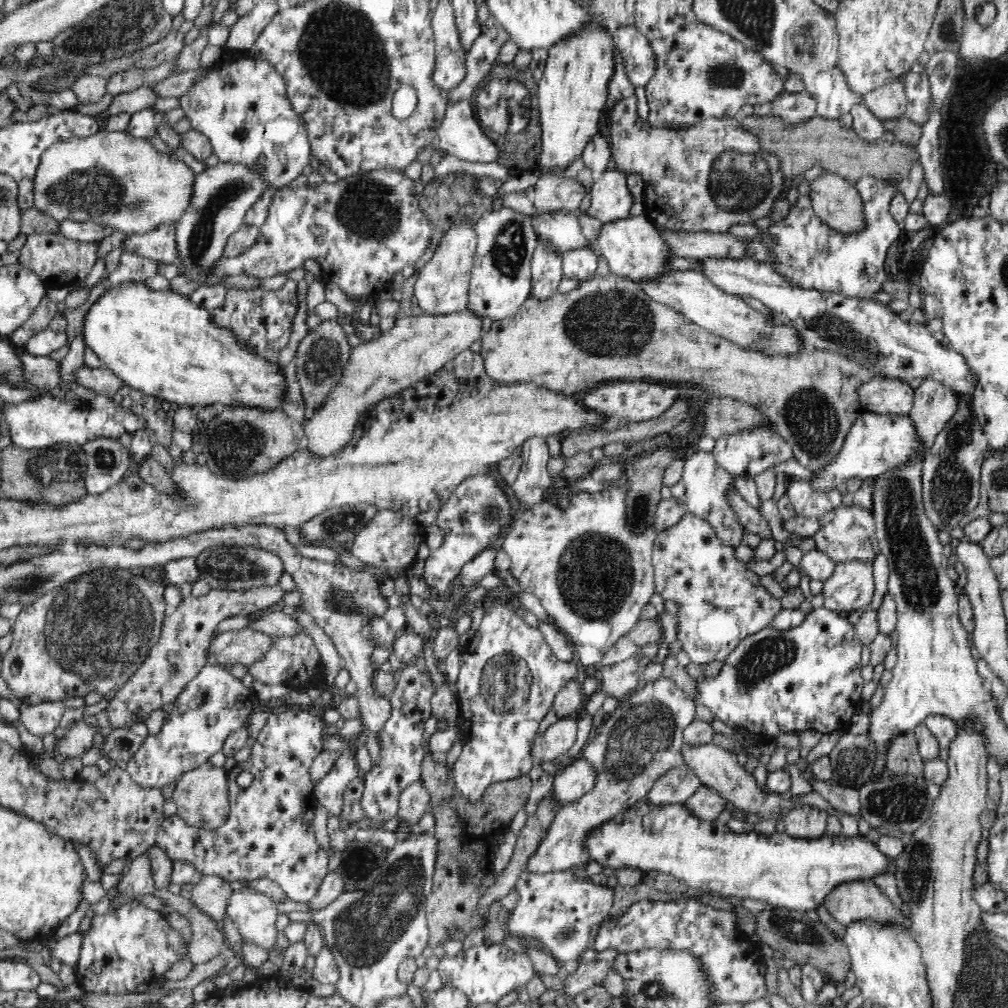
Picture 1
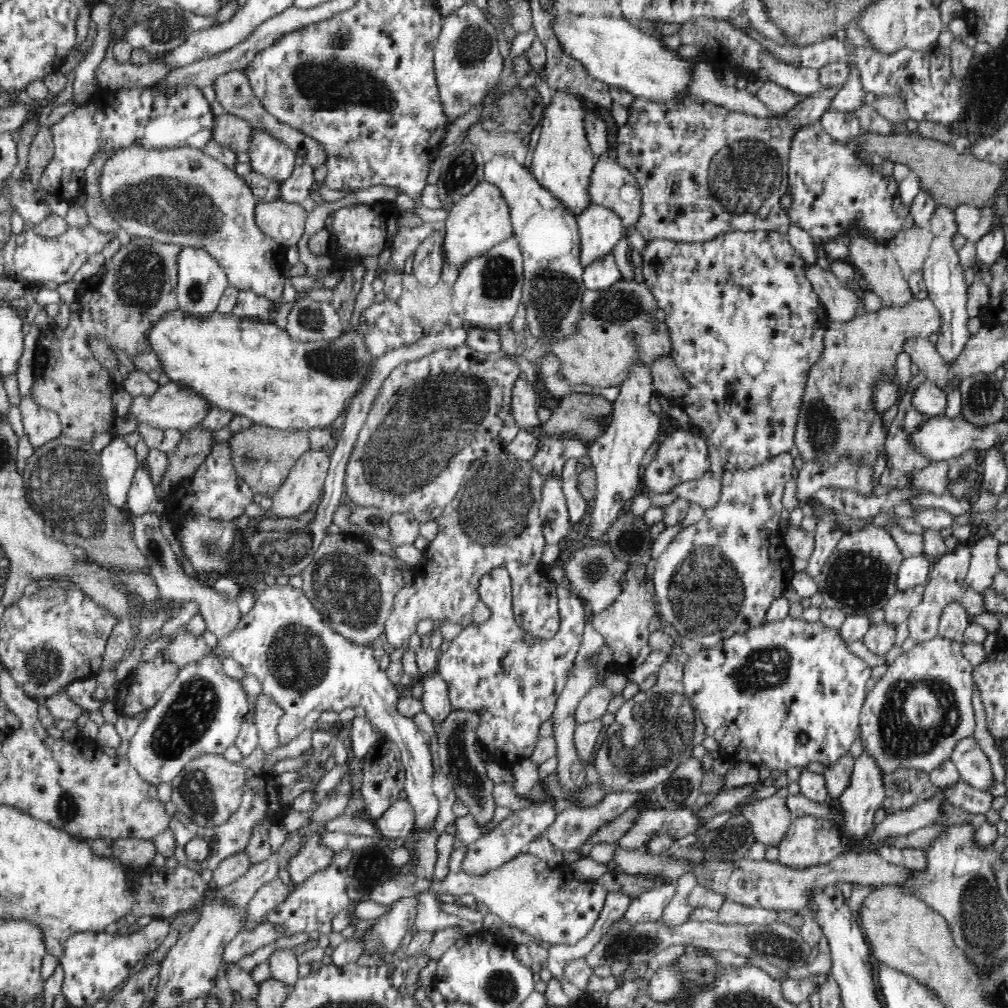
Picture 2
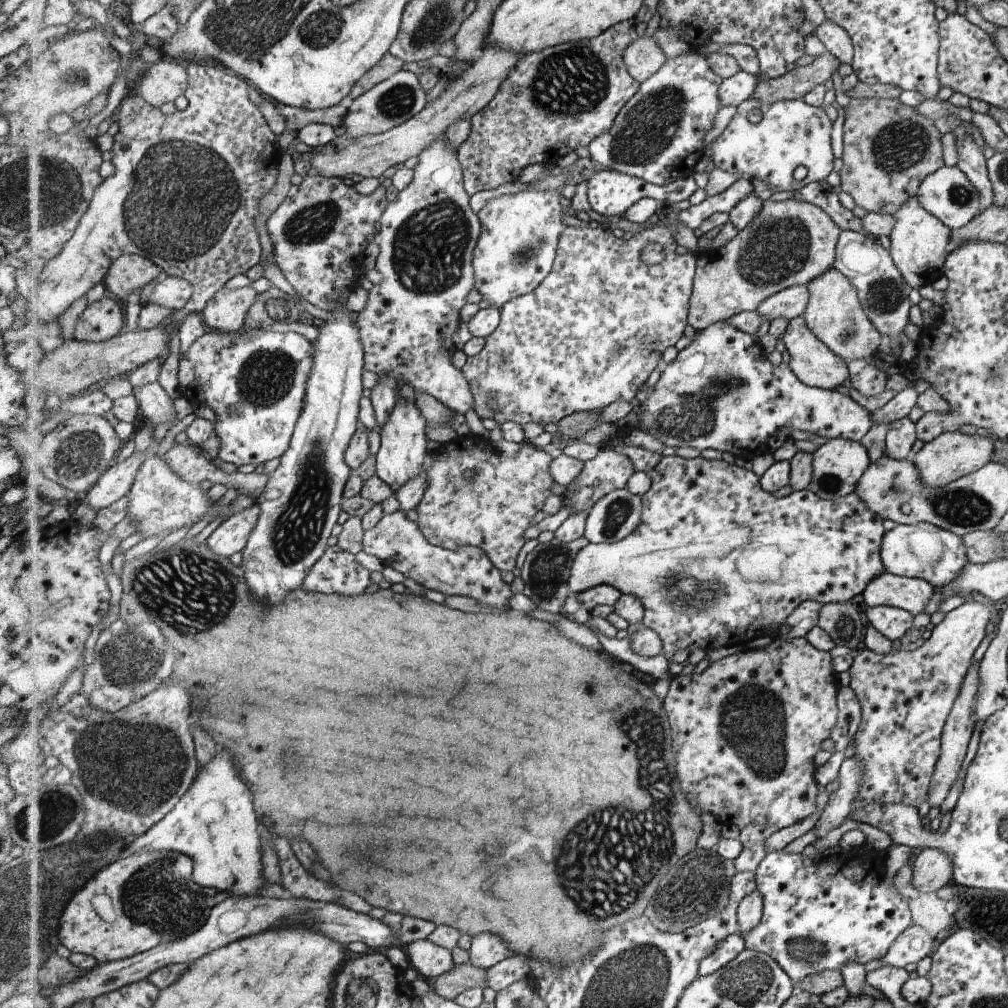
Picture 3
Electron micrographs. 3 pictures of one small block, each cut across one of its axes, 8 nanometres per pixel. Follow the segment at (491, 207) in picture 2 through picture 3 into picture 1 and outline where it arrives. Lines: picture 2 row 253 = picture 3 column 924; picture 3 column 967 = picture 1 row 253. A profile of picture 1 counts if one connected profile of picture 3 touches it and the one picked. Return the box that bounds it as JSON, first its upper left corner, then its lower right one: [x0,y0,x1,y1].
[414,224,477,316]

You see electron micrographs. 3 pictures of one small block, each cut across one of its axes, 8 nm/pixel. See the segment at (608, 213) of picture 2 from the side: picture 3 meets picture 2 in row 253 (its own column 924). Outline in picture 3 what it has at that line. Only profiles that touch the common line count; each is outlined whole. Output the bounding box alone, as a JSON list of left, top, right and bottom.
[862,573,933,616]

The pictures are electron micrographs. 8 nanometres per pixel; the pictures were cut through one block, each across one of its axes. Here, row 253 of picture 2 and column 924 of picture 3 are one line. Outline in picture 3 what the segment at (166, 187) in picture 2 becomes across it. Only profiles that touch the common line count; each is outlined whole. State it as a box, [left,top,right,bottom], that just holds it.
[888,196,952,289]

